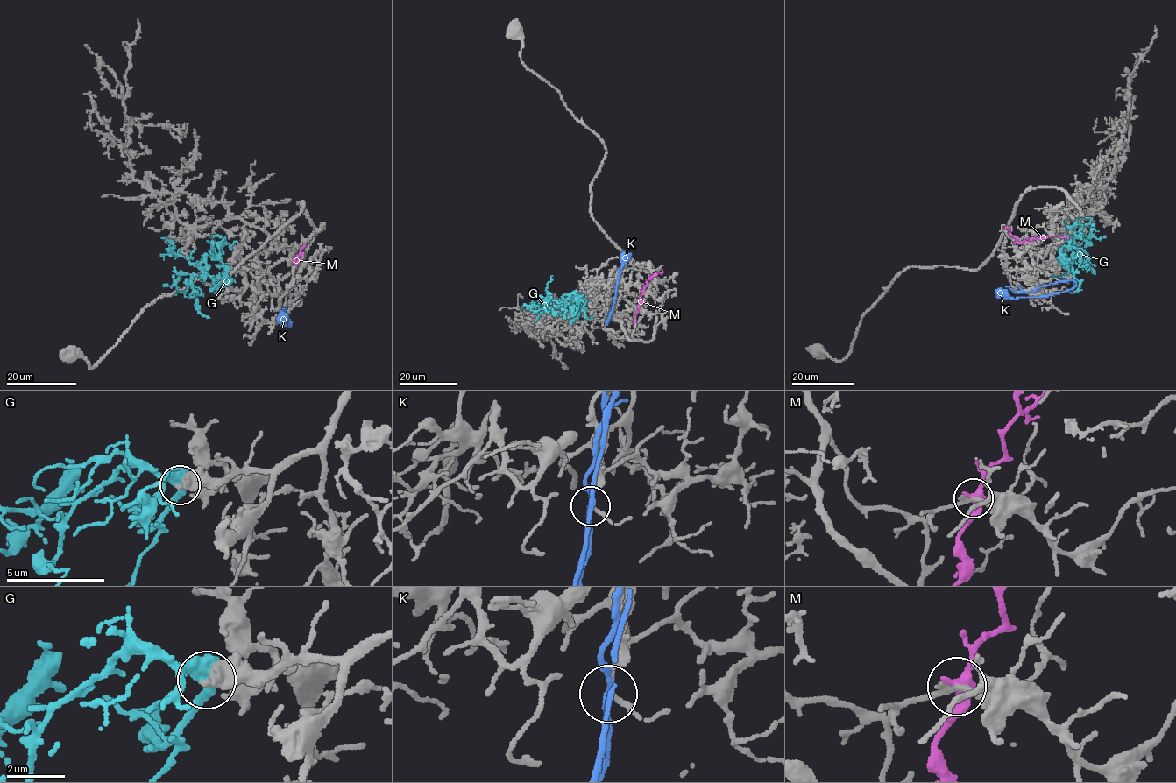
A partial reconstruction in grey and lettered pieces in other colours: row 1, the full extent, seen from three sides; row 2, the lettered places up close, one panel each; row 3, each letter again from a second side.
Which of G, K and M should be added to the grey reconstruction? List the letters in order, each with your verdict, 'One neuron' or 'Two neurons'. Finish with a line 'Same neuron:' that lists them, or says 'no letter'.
G: One neuron
K: Two neurons
M: Two neurons
Same neuron: G

